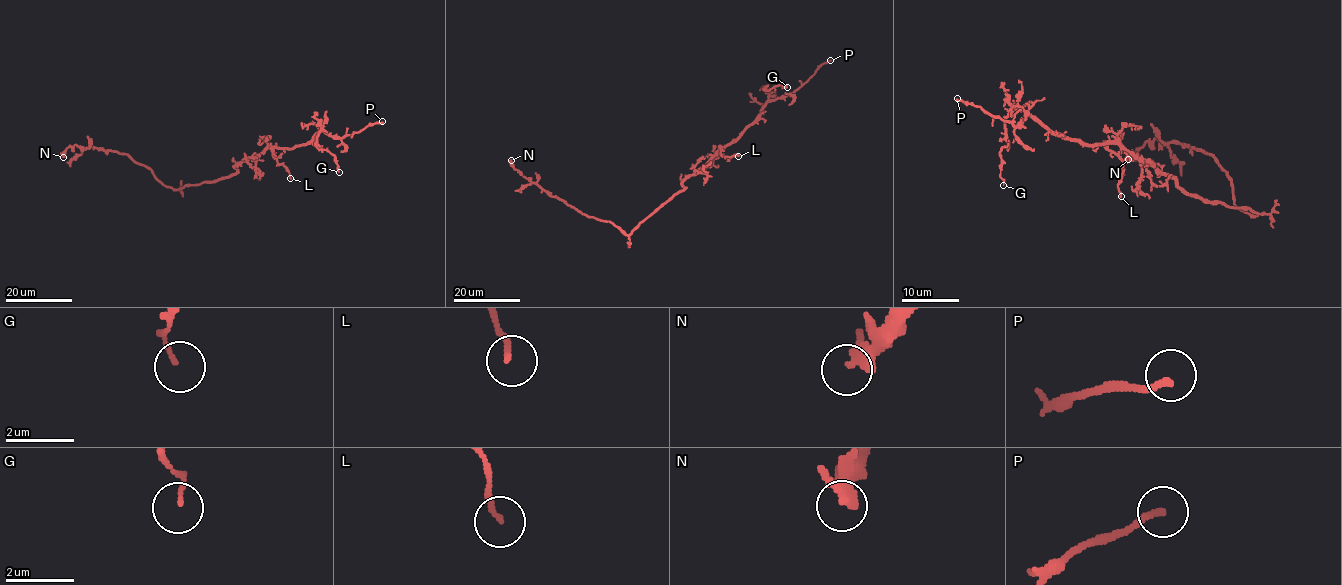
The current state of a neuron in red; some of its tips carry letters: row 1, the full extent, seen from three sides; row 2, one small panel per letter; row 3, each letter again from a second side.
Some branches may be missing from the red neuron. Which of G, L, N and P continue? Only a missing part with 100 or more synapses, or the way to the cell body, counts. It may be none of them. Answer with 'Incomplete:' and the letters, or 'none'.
Incomplete: P

